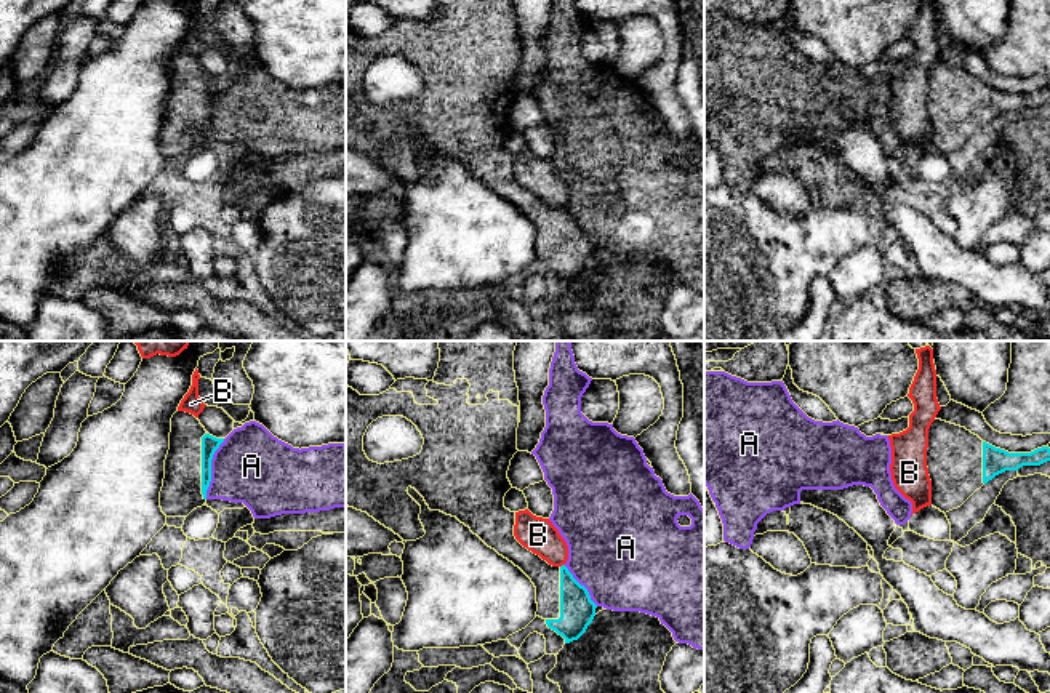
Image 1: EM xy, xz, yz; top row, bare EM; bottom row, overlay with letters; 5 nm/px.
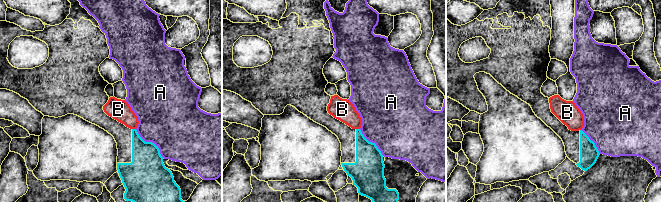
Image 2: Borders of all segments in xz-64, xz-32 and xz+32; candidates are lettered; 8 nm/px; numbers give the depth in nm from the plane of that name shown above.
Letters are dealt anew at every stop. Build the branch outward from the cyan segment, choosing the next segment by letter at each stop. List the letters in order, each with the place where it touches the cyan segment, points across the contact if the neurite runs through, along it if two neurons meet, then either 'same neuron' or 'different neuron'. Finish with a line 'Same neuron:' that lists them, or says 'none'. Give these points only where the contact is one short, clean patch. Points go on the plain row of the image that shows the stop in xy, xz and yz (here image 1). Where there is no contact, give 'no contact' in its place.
A: meets cyan in xy at (210, 111); border along xy (224, 80), (212, 101), (212, 122), (205, 140); different neuron
B: meets cyan in xz at (562, 207); different neuron
Same neuron: none

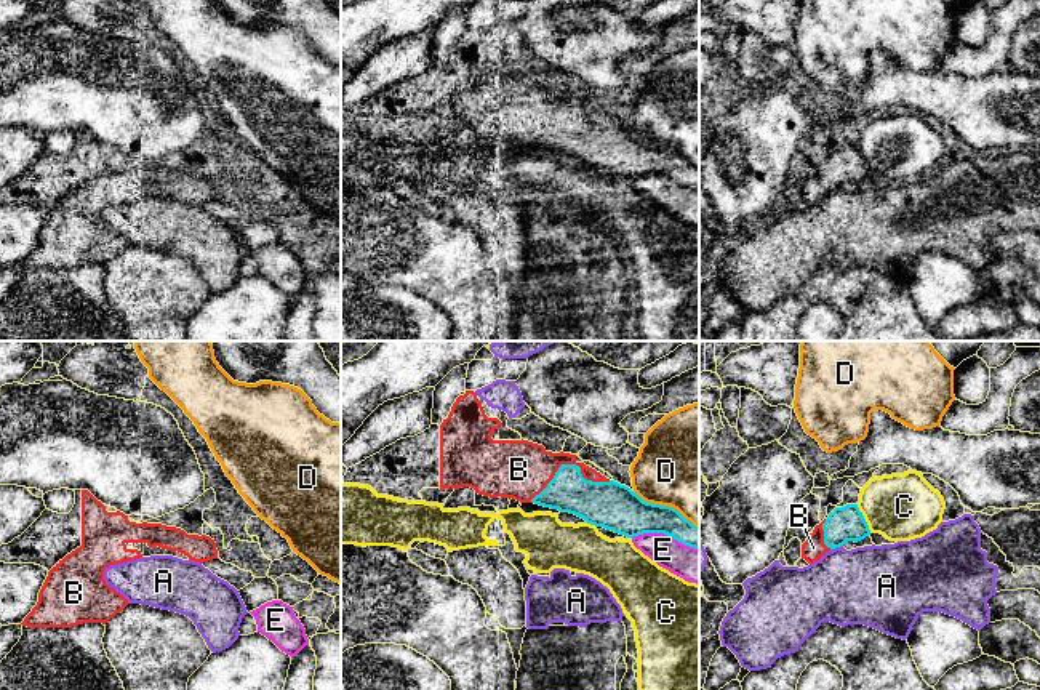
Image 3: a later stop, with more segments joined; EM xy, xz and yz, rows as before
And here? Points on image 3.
A: meets cyan in yz at (836, 188); border along yz (842, 186), (831, 191); different neuron
B: meets cyan in xz at (570, 106); runs through xz (599, 144), (570, 116), (570, 106), (557, 111), (520, 111); same neuron
C: meets cyan in yz at (864, 160); different neuron
D: meets cyan in xz at (666, 148); different neuron
E: meets cyan in xz at (666, 175); different neuron
Same neuron: B

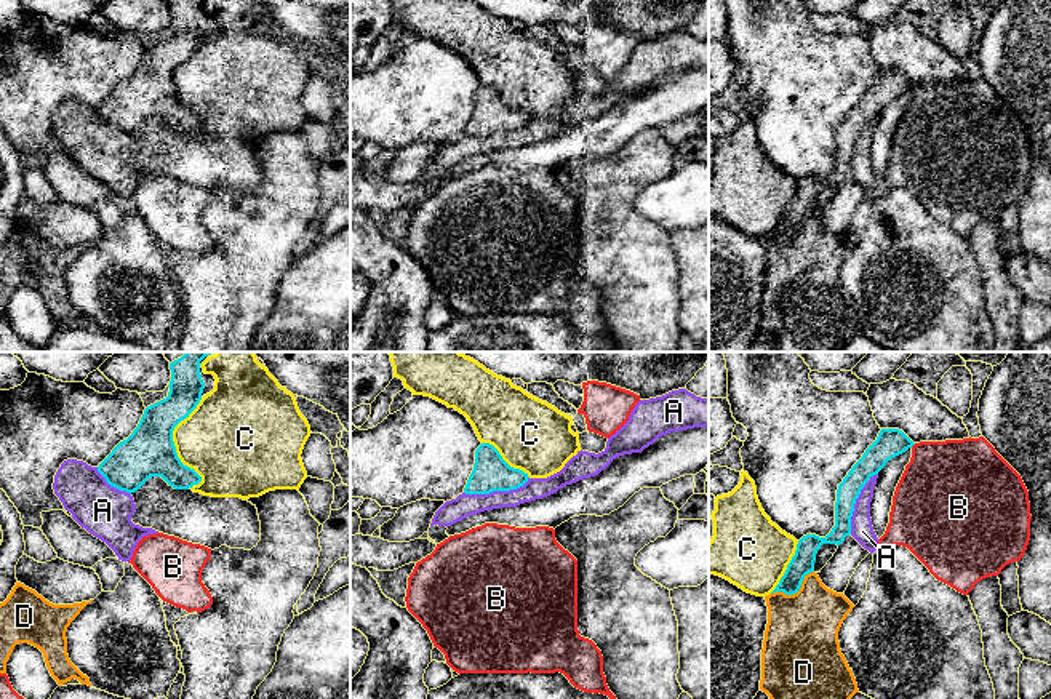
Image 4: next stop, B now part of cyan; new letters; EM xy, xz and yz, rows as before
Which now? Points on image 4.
A: meets cyan in xz at (496, 131); different neuron
B: meets cyan in yz at (912, 87); different neuron
C: meets cyan in xy at (175, 88); different neuron
D: meets cyan in yz at (795, 234); different neuron
Same neuron: none

